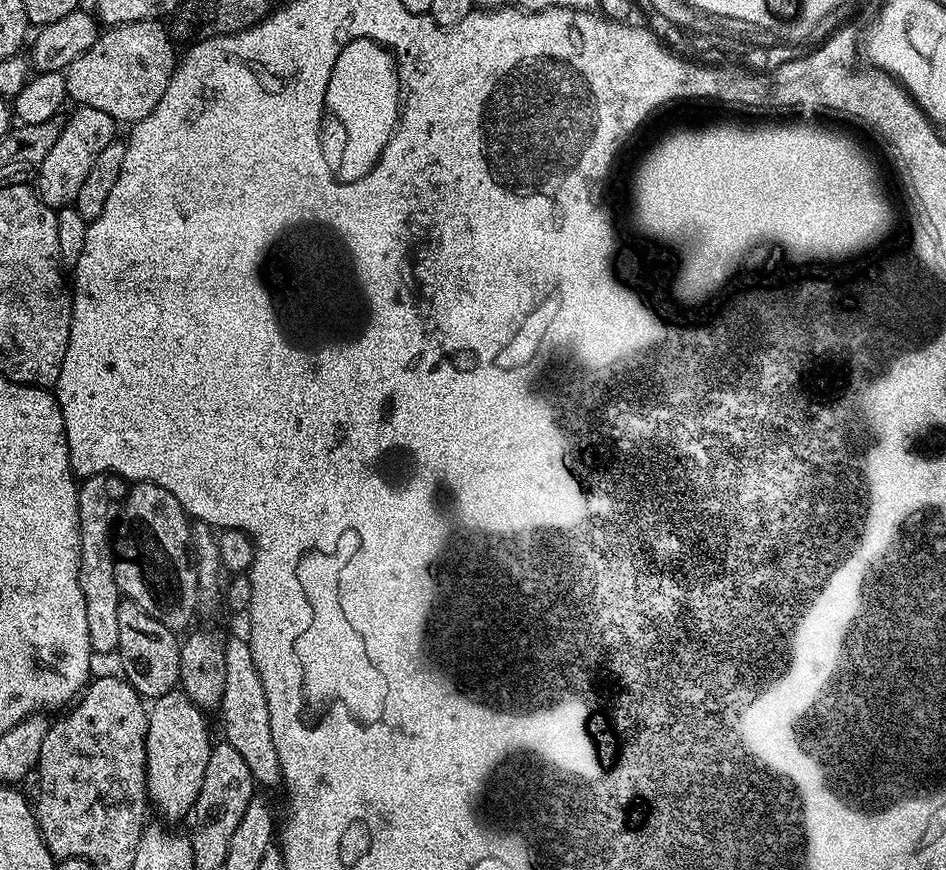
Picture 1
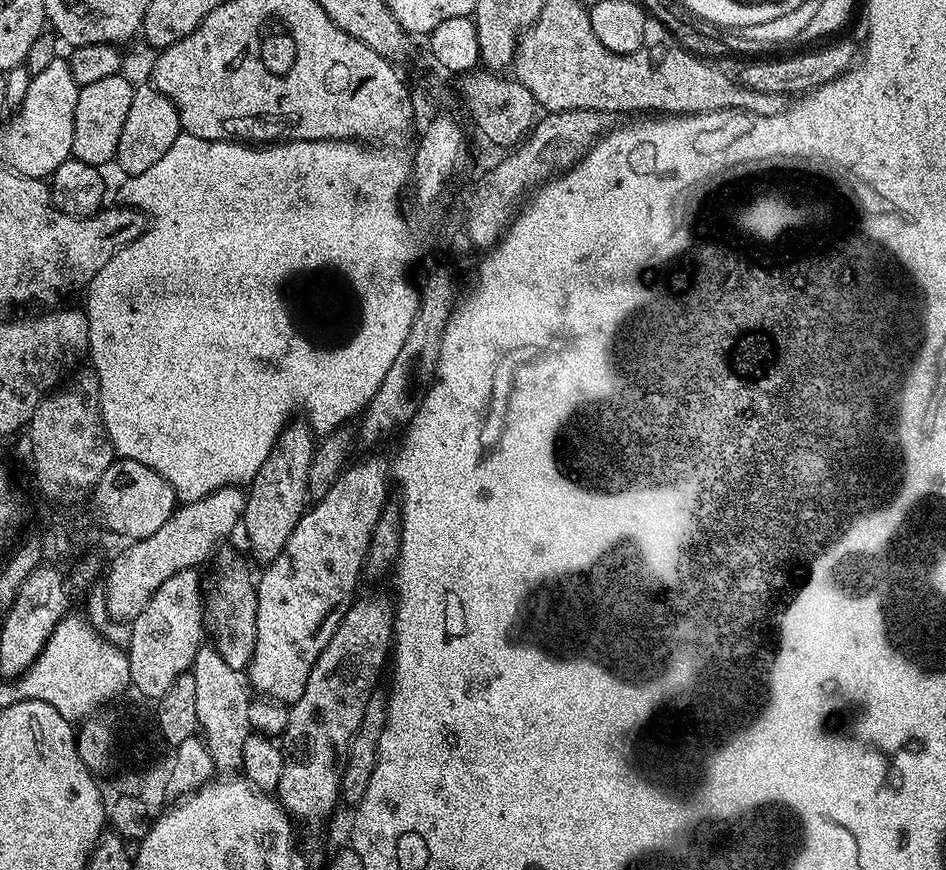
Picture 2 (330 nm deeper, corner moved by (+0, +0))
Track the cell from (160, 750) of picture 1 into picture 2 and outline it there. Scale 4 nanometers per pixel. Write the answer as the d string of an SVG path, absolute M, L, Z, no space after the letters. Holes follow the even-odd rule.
M387 459L368 460L353 468L345 467L328 493L315 501L301 516L278 558L274 558L263 569L264 573L258 576L255 581L258 634L252 660L246 669L247 683L255 691L257 688L260 694L287 706L302 698L302 690L306 690L306 678L310 678L310 670L314 662L318 662L318 654L322 654L322 650L326 650L326 642L334 638L334 630L338 630L346 610L357 595L356 579L361 579L374 526L383 513L384 504L390 499L388 484L390 464Z

